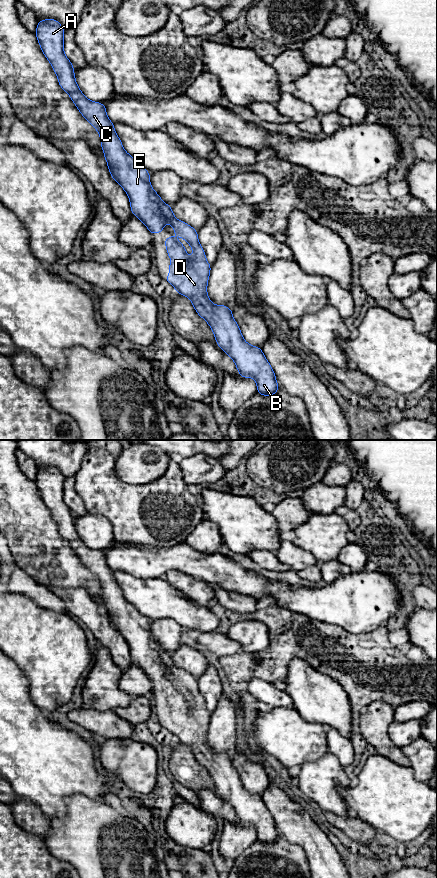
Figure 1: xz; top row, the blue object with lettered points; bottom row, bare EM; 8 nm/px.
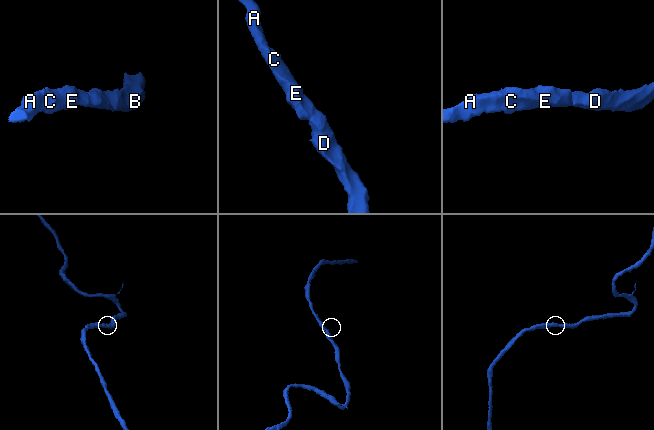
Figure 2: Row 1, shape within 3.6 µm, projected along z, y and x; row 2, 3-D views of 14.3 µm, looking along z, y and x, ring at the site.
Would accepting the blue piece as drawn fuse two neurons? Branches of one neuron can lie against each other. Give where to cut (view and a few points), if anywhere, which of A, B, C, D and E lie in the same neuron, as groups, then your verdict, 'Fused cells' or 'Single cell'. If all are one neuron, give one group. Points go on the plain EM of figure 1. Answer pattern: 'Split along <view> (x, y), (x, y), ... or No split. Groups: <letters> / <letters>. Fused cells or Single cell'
No split. Groups: A B C D E. Single cell

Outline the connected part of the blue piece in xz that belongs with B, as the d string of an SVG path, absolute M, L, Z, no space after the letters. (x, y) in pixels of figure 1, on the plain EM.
M49 466L38 469L34 481L58 525L60 535L68 541L82 564L98 579L108 618L127 641L132 662L142 669L152 683L161 681L168 670L193 698L193 704L189 706L184 694L172 681L170 686L164 688L171 707L170 722L165 728L174 734L177 741L191 748L195 759L211 775L218 794L235 810L240 824L253 826L257 832L257 841L273 844L280 835L262 797L244 788L230 756L213 753L207 743L211 713L198 689L197 679L174 665L172 655L151 635L148 618L124 598L104 551L88 548L80 539L74 515L64 502L64 479L57 468Z

